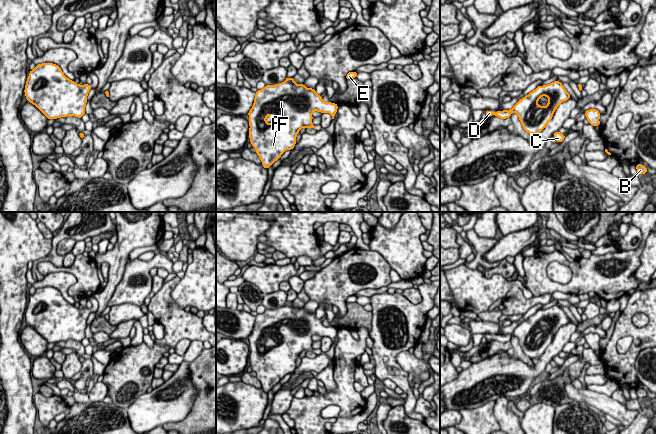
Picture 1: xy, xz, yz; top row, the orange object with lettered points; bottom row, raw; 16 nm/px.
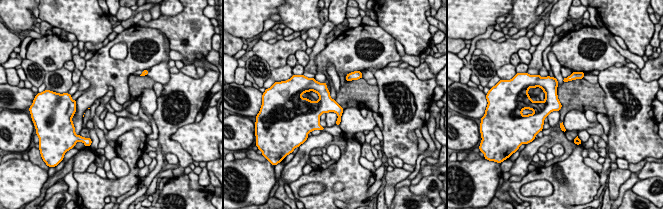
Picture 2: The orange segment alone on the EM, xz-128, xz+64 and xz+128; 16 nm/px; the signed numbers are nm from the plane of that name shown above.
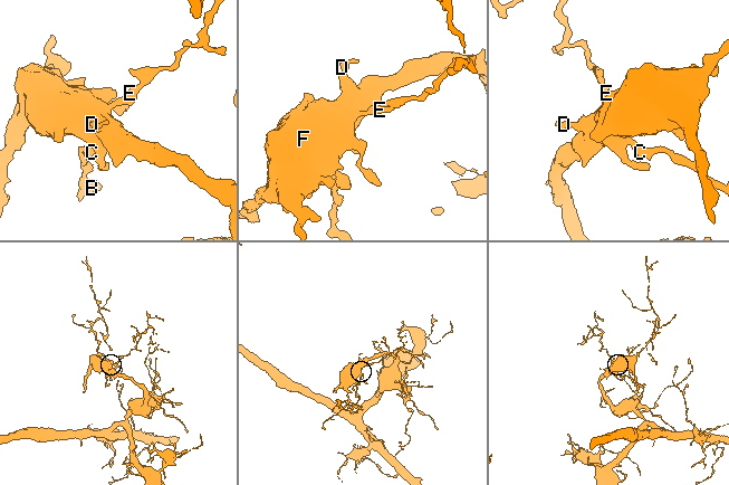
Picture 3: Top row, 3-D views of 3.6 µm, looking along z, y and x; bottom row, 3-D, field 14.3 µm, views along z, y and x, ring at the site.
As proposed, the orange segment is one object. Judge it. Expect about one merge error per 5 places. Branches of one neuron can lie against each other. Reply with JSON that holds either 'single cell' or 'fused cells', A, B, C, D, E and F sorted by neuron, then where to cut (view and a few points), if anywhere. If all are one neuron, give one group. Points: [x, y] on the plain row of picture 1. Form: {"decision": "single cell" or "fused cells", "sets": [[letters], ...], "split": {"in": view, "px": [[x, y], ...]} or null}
{"decision": "single cell", "sets": [["A", "B", "C", "D", "E", "F"]], "split": null}

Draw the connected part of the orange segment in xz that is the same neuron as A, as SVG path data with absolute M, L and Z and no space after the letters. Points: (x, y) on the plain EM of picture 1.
M287 301L283 307L276 309L266 309L264 313L258 314L255 317L254 328L249 339L249 361L252 371L256 373L257 379L260 381L264 392L268 393L272 388L280 382L280 380L286 374L292 374L296 368L296 360L301 352L311 351L316 354L316 351L312 348L312 336L318 335L321 337L330 337L332 343L334 343L337 336L338 329L331 326L324 326L321 319L317 319L315 312L306 312L303 308L296 308L294 302Z

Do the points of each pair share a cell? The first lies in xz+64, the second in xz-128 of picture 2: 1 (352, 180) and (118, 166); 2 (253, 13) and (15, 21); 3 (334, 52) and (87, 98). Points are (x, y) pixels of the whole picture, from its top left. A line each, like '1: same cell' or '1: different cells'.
1: different cells
2: same cell
3: same cell

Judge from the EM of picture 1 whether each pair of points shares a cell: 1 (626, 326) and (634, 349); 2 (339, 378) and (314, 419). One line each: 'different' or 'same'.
1: same
2: same

